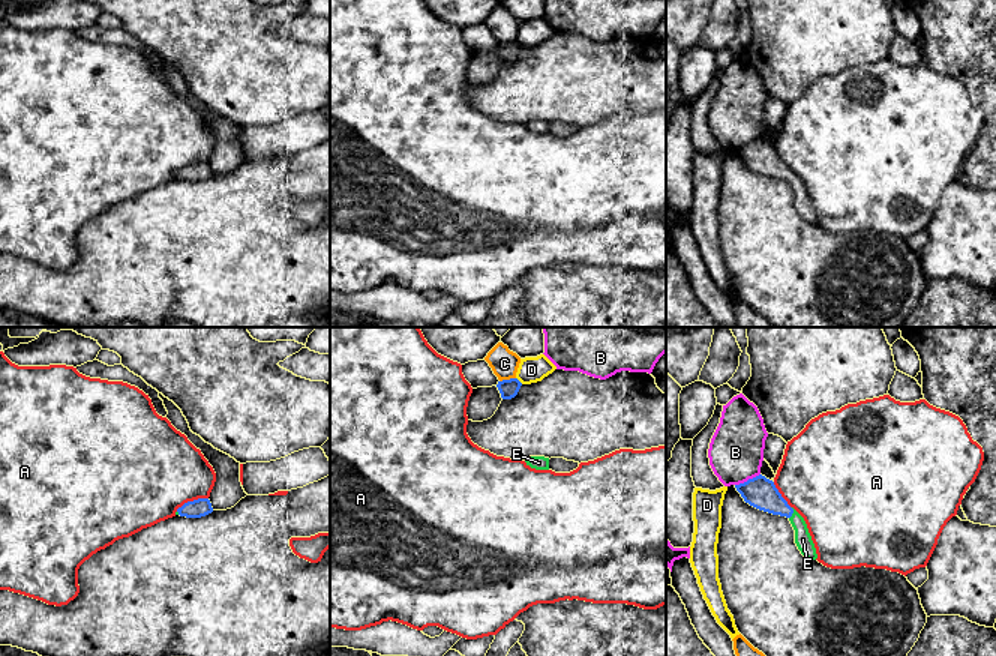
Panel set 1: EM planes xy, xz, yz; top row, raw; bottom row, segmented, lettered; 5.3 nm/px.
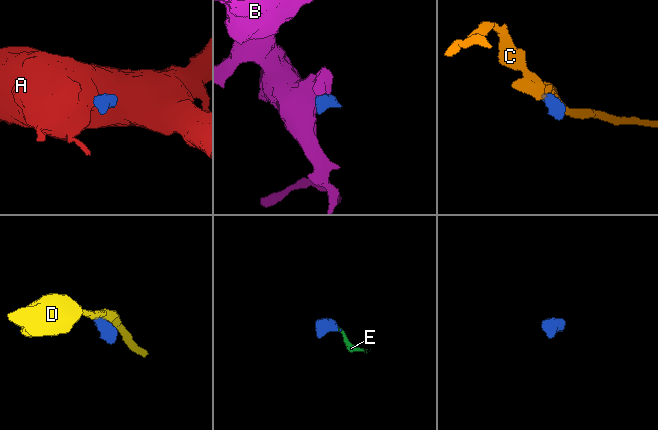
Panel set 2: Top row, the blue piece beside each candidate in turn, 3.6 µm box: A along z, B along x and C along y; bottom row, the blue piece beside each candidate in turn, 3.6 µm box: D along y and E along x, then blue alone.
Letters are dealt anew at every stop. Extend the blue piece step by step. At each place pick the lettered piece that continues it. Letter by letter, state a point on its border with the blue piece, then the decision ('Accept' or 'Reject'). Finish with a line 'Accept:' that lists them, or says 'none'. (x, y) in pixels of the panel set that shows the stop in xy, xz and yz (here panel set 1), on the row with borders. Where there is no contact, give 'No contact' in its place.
A: Touches blue at xy (191, 502). Reject
B: Touches blue at yz (749, 479). Reject
C: Touches blue at xz (507, 380). Reject
D: Touches blue at xz (518, 380). Reject
E: Touches blue at yz (792, 512). Accept
Accept: E

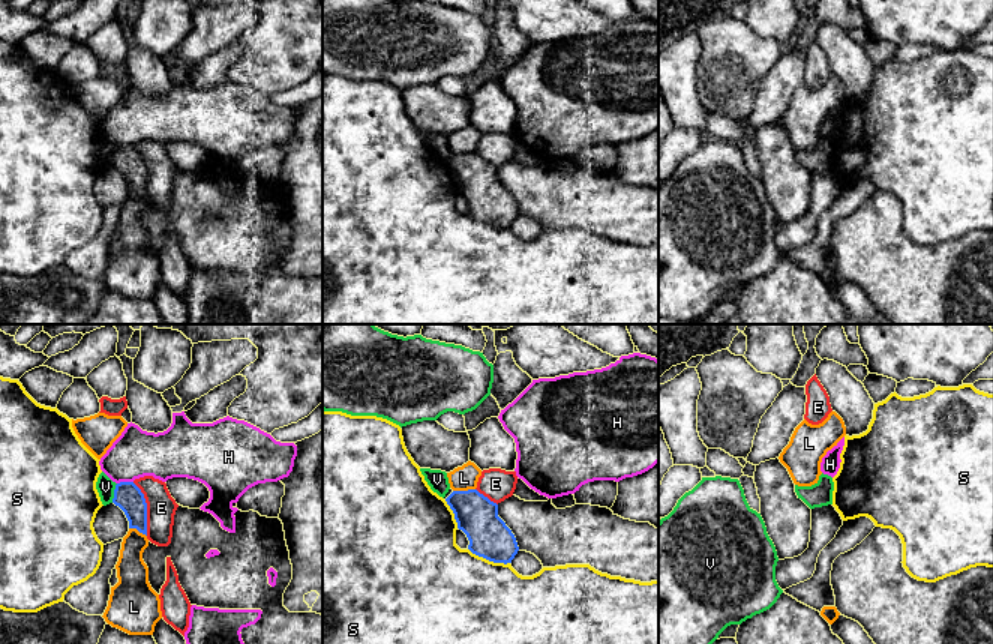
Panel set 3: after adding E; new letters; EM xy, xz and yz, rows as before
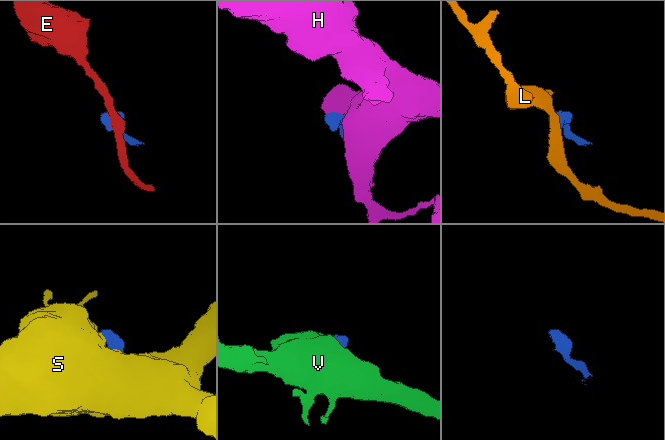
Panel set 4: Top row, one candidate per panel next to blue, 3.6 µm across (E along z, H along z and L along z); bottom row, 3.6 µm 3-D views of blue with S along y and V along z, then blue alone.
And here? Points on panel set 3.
E: Touches blue at xy (146, 509). Reject
H: Touches blue at xy (125, 482). Reject
L: Touches blue at xz (464, 491). Reject
S: Touches blue at xz (489, 560). Reject
V: Touches blue at xy (114, 493). Reject
Accept: none

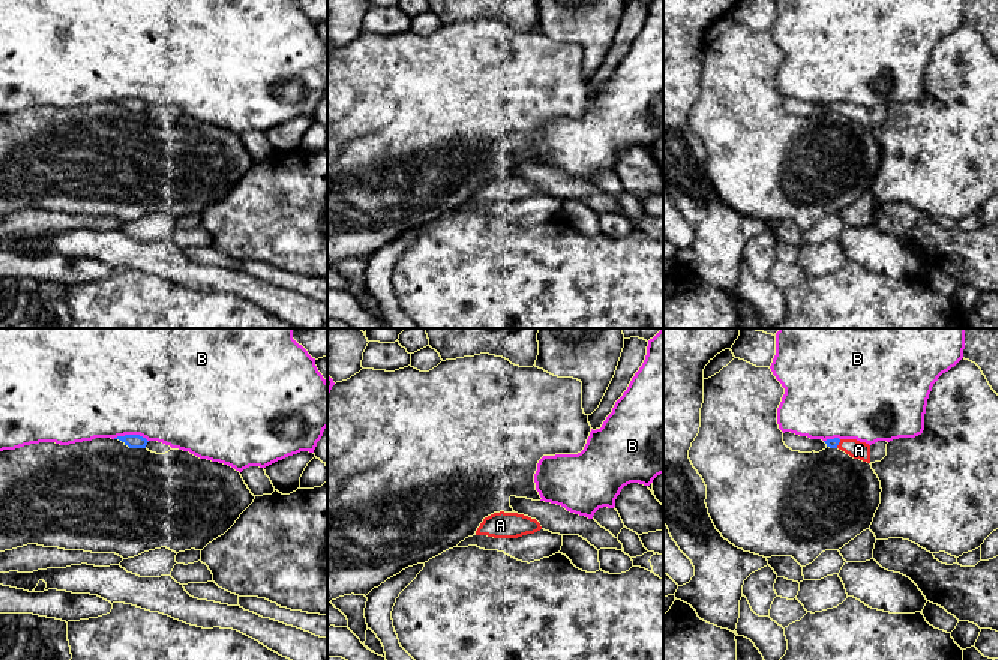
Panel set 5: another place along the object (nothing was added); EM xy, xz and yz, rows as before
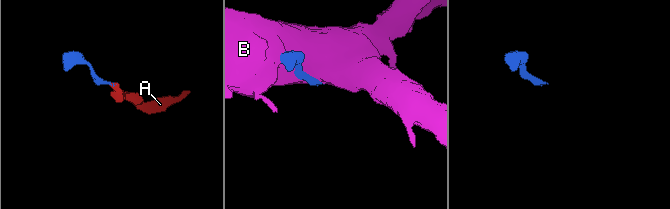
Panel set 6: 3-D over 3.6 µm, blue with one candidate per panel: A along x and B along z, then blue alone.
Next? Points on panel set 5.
A: Touches blue at yz (838, 444). Accept
B: Touches blue at xy (131, 435). Reject
Accept: A

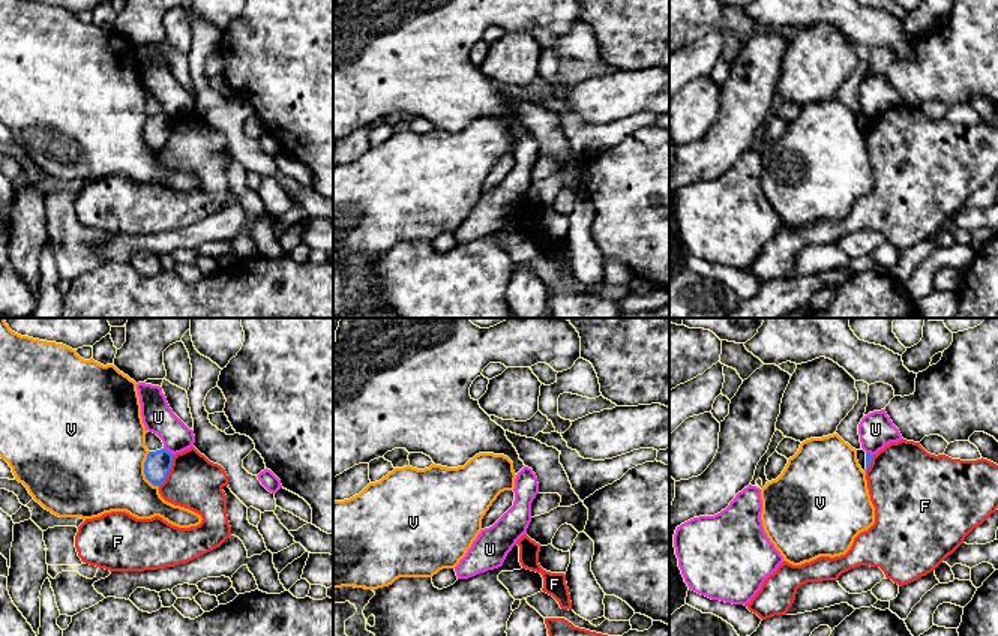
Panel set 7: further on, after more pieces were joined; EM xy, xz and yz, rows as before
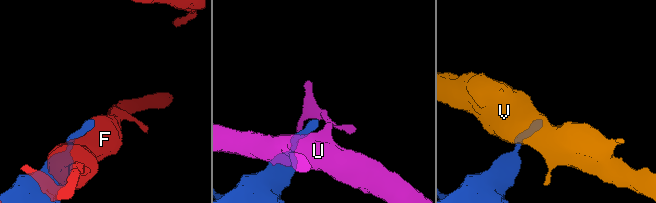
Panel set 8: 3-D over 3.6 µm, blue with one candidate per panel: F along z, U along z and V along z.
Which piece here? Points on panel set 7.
F: Touches blue at xy (168, 471). Reject
U: Touches blue at xy (167, 450). Reject
V: Touches blue at xy (144, 471). Reject
Accept: none

